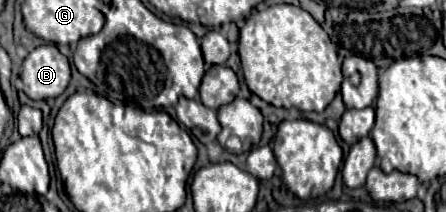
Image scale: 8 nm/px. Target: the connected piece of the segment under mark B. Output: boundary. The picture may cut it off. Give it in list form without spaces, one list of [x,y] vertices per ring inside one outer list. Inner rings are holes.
[[[41,45],[37,49],[33,49],[21,67],[21,81],[25,83],[23,91],[31,97],[31,99],[51,99],[51,97],[59,97],[71,79],[71,67],[65,55],[59,53],[59,49],[55,45]]]

